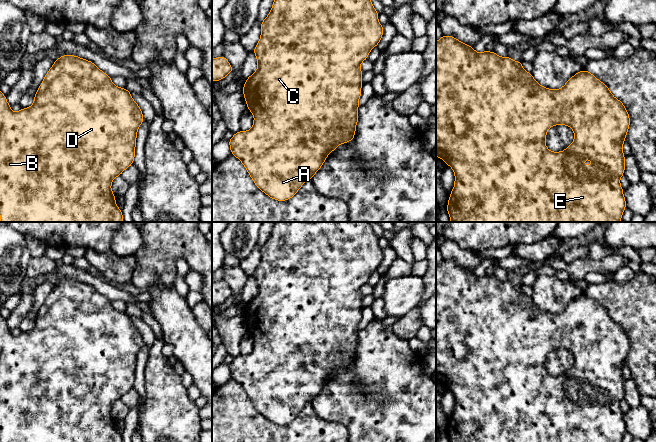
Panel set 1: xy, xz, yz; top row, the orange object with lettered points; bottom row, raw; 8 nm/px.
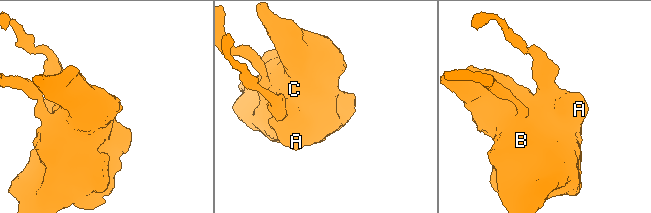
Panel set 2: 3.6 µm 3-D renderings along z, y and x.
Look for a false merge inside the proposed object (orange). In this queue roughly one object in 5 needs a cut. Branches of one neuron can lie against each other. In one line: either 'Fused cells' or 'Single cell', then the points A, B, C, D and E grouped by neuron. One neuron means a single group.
Single cell. Groups: A B C D E

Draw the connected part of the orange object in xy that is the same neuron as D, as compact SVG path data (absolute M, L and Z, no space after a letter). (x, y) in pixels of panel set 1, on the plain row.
M63 279L55 284L36 315L34 327L29 332L13 336L0 315L0 442L123 442L116 429L111 408L115 401L131 390L135 381L137 354L144 346L143 337L126 312L112 307L106 297L93 286L75 279Z

